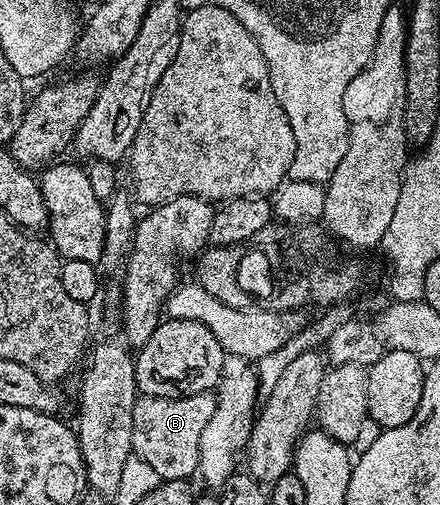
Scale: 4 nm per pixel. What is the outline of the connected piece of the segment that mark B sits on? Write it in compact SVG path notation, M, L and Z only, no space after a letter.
M213 391L182 395L180 399L141 395L131 417L133 455L155 469L161 481L192 480L199 471L199 443L203 429L207 429L207 421L214 416L216 404L217 396Z

